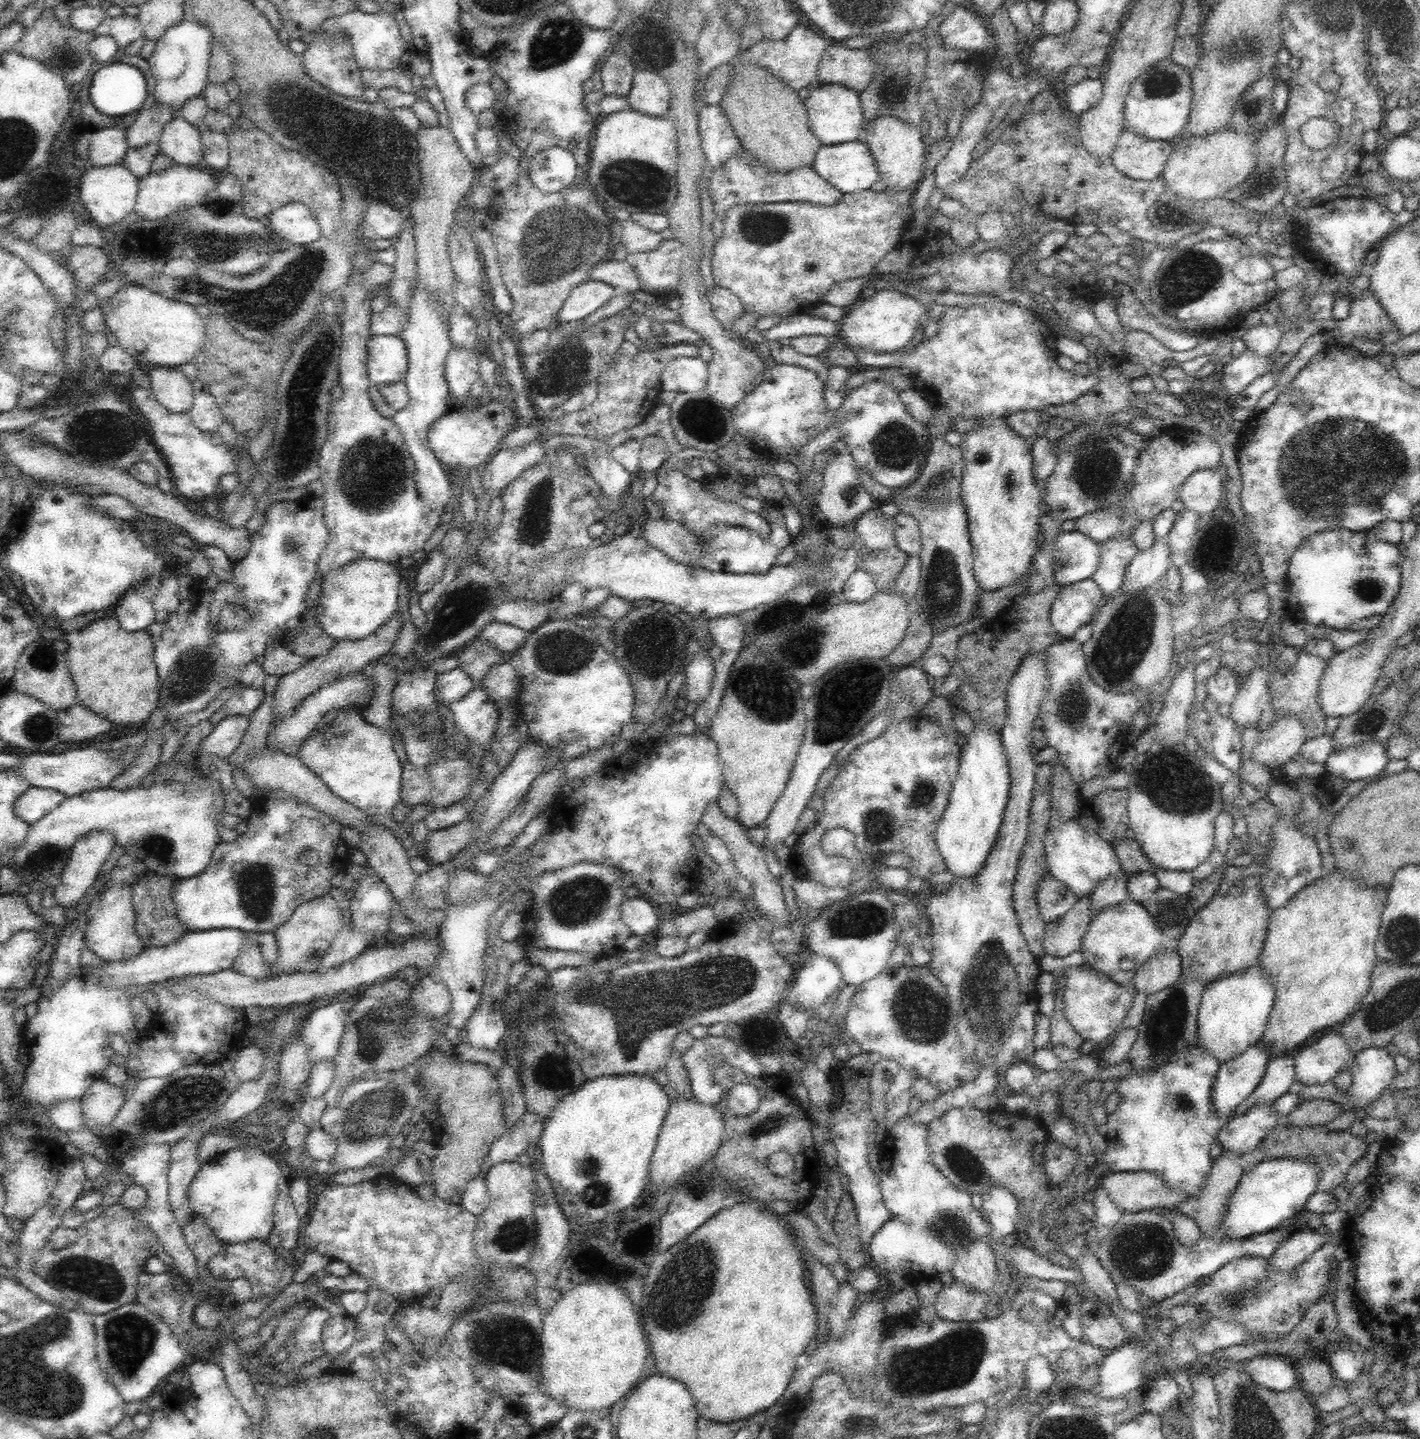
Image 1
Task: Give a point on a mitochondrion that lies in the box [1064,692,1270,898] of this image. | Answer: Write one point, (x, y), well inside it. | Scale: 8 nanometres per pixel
(1173, 797)

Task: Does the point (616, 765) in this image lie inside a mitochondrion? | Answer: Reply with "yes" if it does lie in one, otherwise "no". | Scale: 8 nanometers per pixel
no

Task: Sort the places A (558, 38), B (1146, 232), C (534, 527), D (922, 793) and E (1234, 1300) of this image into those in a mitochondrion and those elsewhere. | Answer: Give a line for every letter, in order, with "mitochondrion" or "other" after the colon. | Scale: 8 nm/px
A: mitochondrion
B: other
C: mitochondrion
D: mitochondrion
E: mitochondrion

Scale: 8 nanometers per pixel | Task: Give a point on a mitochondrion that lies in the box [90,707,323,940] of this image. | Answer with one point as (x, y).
(255, 882)

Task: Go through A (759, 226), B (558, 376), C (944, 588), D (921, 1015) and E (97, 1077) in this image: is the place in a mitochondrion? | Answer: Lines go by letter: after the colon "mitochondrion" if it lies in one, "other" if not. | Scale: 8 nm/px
A: mitochondrion
B: mitochondrion
C: mitochondrion
D: mitochondrion
E: other

